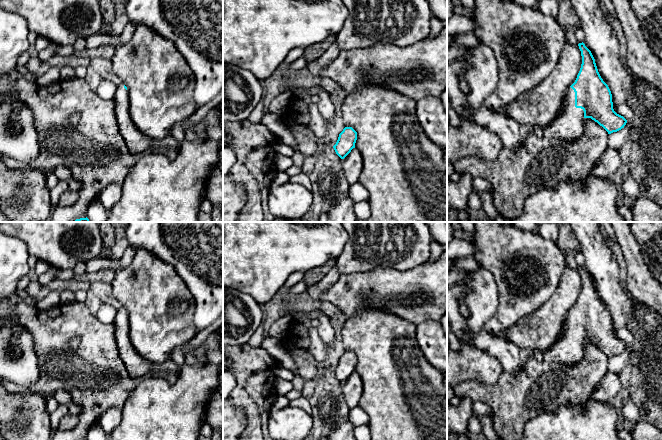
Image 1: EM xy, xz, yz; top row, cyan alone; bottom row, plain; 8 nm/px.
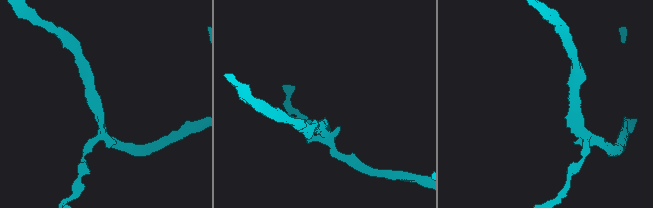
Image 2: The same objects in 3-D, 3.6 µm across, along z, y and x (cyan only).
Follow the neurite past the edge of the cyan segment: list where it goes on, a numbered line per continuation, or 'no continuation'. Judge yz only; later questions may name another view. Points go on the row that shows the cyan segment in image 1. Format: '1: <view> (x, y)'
1: yz (569, 124)

